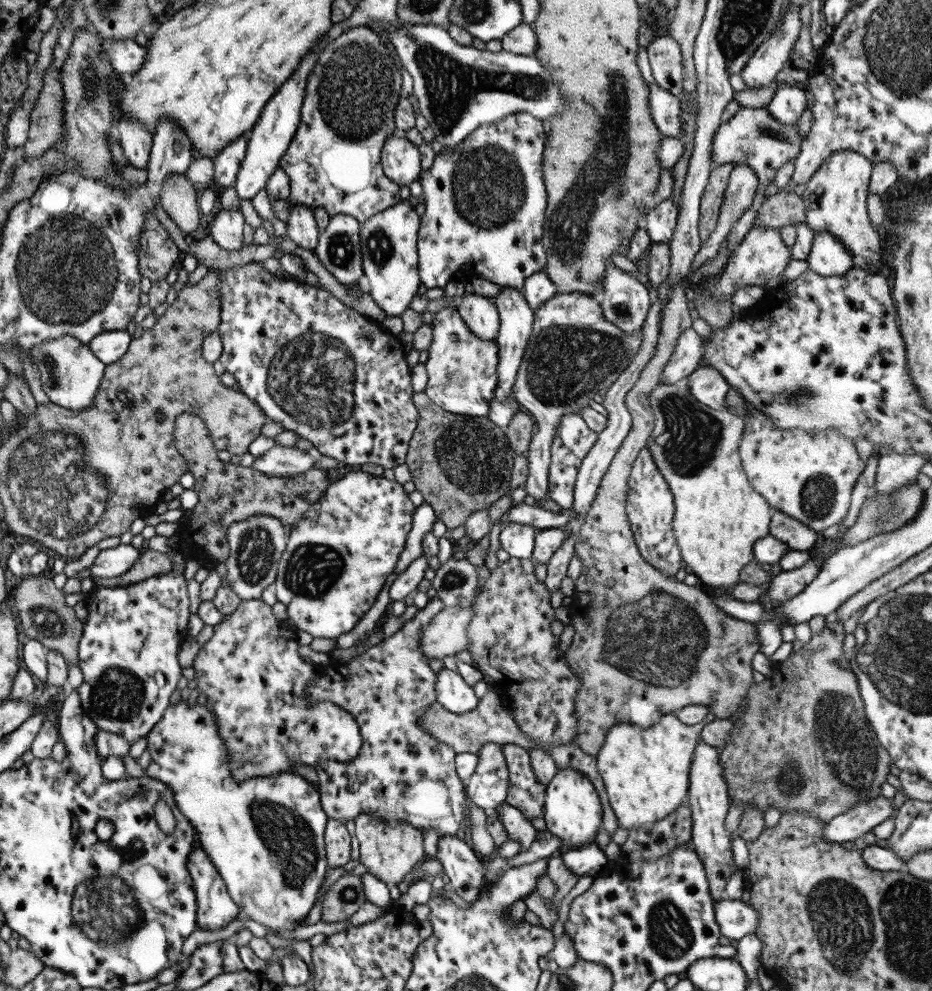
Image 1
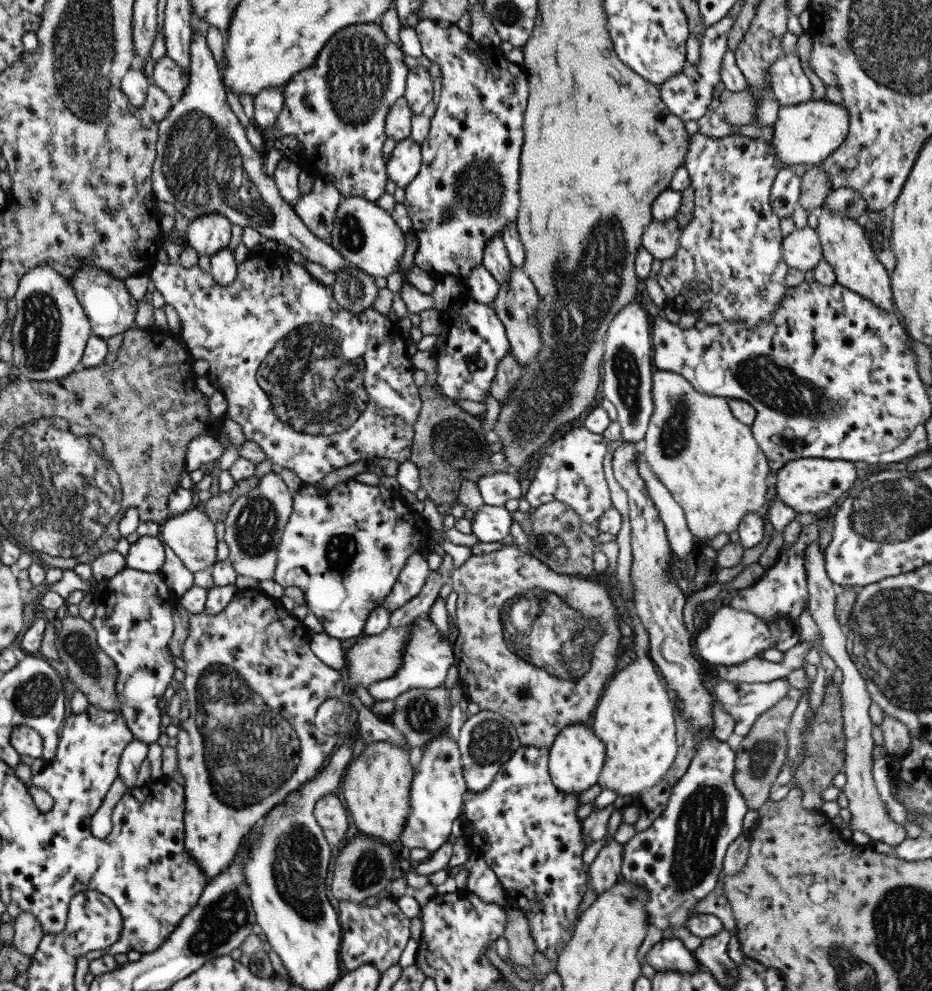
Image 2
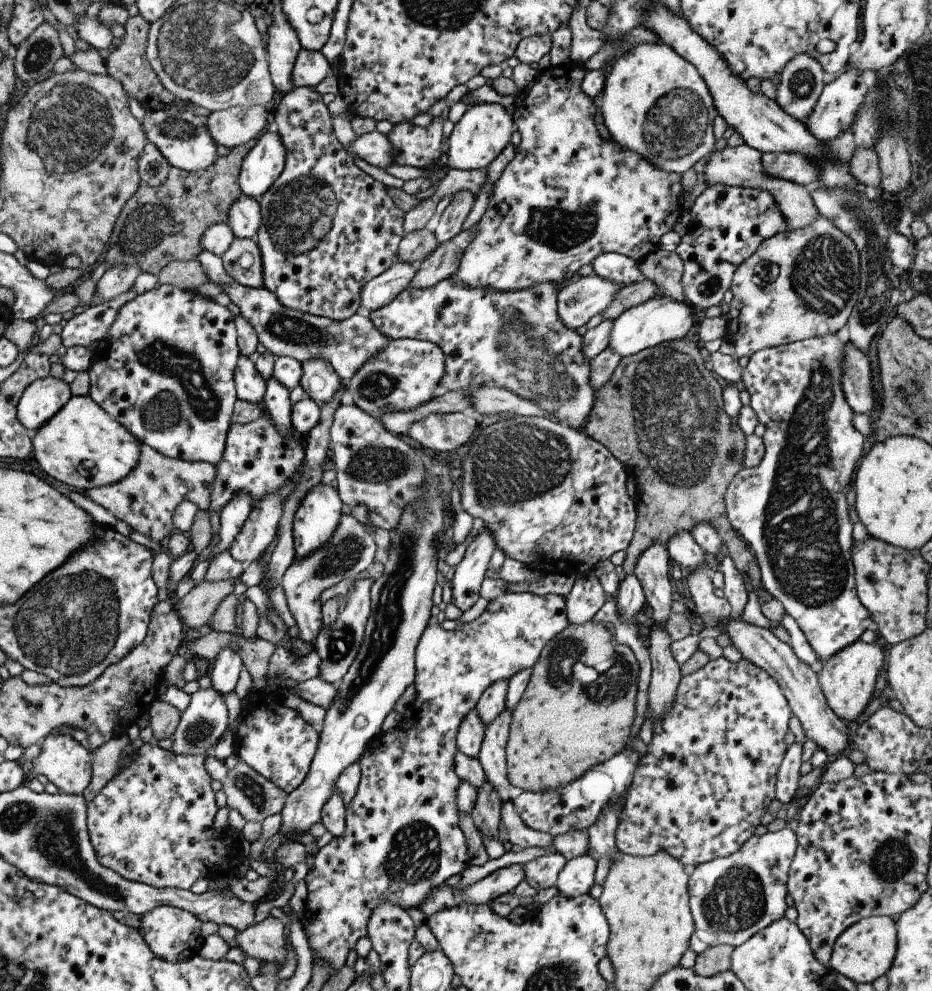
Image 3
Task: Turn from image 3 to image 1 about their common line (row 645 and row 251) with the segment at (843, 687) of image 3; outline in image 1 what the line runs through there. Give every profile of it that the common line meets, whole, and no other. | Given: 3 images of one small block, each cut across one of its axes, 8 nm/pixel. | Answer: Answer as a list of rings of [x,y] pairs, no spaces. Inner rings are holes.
[[[851,150],[836,151],[821,164],[812,179],[806,184],[808,188],[801,195],[806,206],[804,223],[816,231],[830,231],[836,235],[844,247],[860,265],[874,263],[882,266],[880,256],[880,236],[867,213],[867,198],[873,164],[865,156]]]

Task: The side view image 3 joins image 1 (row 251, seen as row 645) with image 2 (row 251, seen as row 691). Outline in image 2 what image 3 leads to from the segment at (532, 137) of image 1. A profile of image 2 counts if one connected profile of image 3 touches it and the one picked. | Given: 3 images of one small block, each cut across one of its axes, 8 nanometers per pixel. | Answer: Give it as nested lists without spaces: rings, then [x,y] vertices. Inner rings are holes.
[[[422,19],[416,26],[416,33],[420,39],[421,49],[424,56],[430,61],[440,66],[442,72],[442,95],[440,96],[438,108],[435,113],[430,115],[431,128],[424,142],[421,142],[421,167],[419,173],[415,176],[410,185],[405,188],[404,206],[412,221],[412,231],[418,238],[418,248],[415,252],[414,262],[420,270],[433,274],[442,280],[445,275],[454,275],[456,278],[464,280],[470,270],[474,270],[484,256],[484,248],[486,244],[494,238],[494,236],[502,236],[504,226],[508,226],[510,222],[516,222],[518,218],[518,210],[520,208],[520,154],[524,142],[523,131],[523,115],[527,108],[527,100],[529,97],[529,76],[523,66],[509,62],[501,49],[494,46],[482,46],[475,42],[469,33],[465,33],[455,23],[437,23],[430,19]]]

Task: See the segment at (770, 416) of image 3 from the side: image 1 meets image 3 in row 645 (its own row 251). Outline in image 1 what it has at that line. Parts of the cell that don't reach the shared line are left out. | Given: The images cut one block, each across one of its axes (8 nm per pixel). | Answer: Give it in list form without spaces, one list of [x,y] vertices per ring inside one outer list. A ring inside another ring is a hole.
[[[816,231],[808,257],[808,268],[820,276],[842,276],[859,263],[844,243],[830,231]]]

